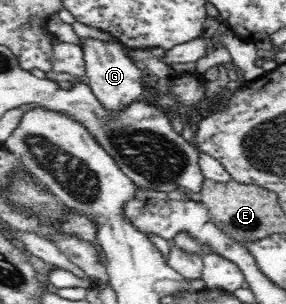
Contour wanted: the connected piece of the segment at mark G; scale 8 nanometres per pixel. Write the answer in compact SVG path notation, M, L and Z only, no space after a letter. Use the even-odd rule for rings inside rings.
M83 38L86 80L93 94L100 100L106 112L124 112L140 99L142 93L142 73L140 66L120 48L118 41L104 41L98 38Z

